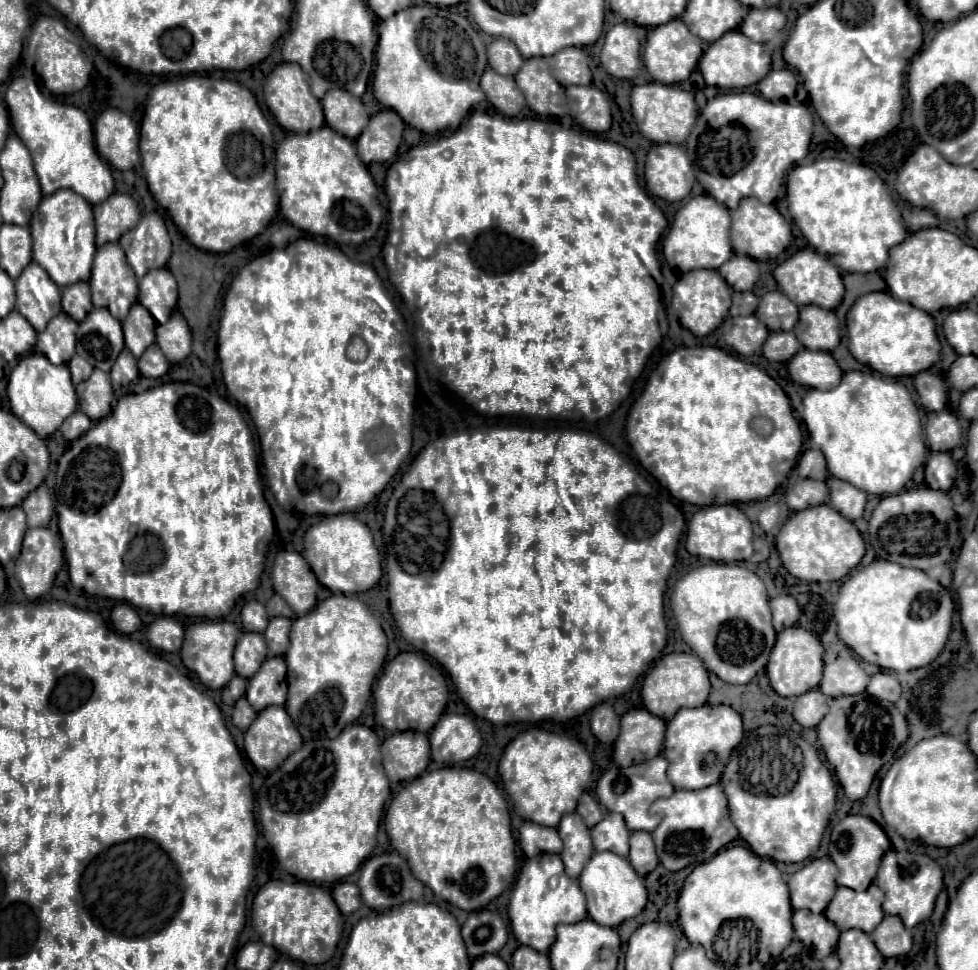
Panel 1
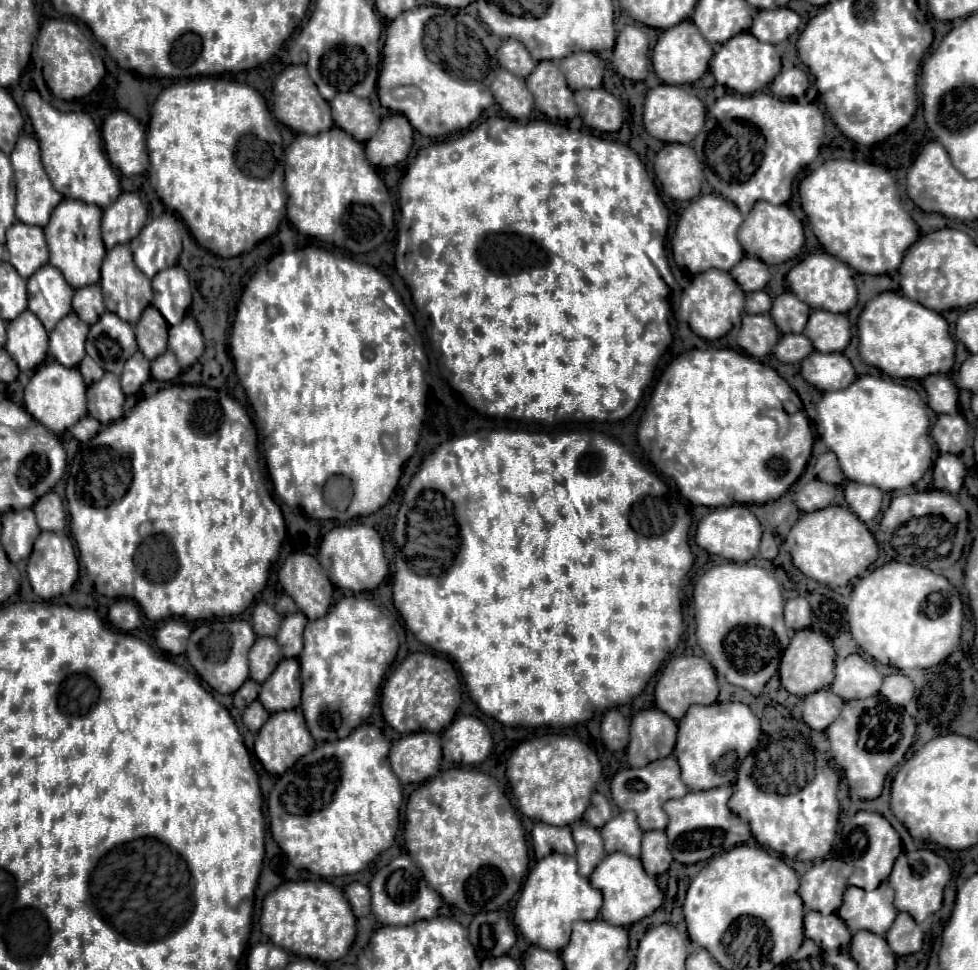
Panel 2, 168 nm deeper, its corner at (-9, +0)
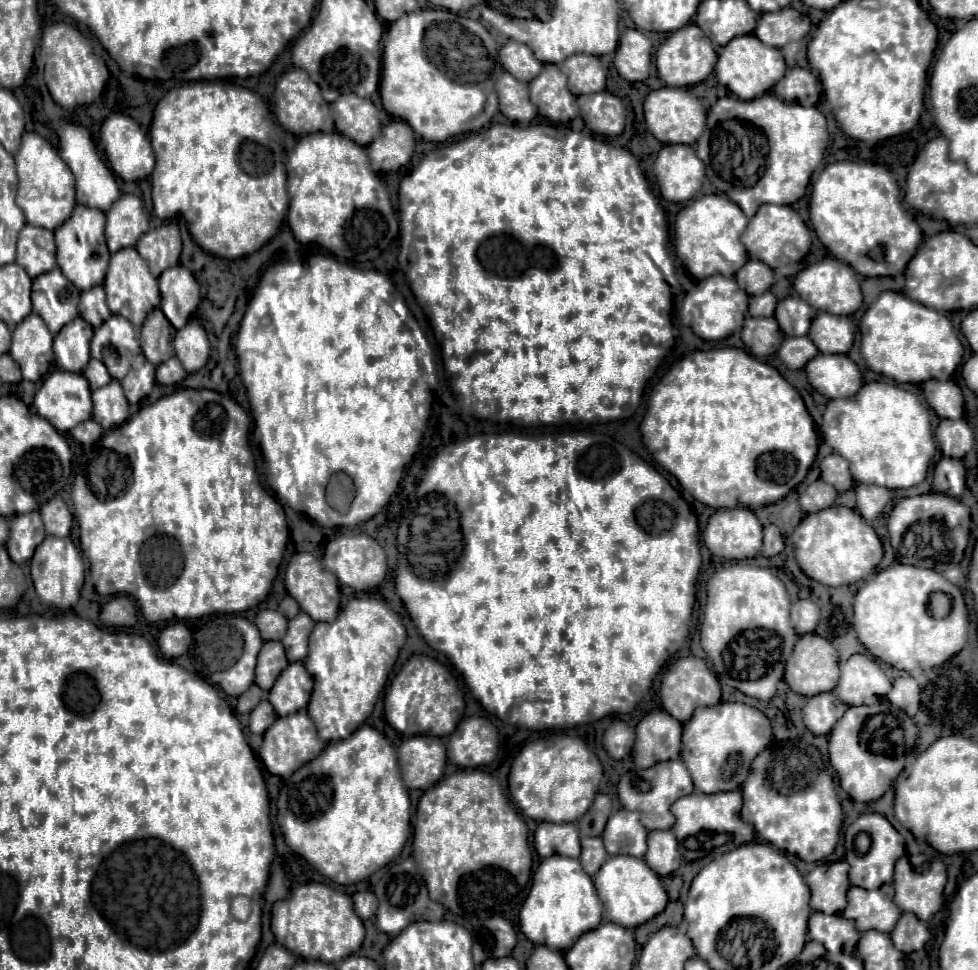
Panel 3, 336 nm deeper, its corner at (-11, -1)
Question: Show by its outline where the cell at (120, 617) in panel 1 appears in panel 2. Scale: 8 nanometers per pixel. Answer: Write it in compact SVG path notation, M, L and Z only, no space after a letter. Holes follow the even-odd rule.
M119 599L109 607L107 619L121 631L133 631L141 625L139 607L133 599Z

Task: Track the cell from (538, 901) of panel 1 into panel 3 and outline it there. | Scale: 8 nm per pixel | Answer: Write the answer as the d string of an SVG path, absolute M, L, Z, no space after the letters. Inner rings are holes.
M549 856L541 860L537 870L533 872L533 882L527 900L519 912L521 932L535 944L543 944L551 950L569 950L575 940L591 930L597 928L603 914L603 902L599 900L591 876L587 876L581 868L577 858L567 856Z

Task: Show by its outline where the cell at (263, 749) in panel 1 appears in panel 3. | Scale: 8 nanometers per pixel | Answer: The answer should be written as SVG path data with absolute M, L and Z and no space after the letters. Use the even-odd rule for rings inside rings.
M299 710L299 712L291 714L291 716L277 718L275 724L271 724L271 728L267 728L267 732L263 736L263 744L261 744L259 756L261 756L265 768L271 774L277 774L281 778L289 778L307 760L313 760L323 750L323 746L325 744L319 740L313 722L307 716L307 710Z

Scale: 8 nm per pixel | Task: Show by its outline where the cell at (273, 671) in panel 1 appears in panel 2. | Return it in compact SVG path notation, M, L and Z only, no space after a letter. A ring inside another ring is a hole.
M283 659L277 671L261 685L259 701L271 713L295 709L301 703L301 679L297 659Z

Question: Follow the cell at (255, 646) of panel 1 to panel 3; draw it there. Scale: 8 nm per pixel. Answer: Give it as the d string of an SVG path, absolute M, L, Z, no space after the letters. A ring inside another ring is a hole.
M265 642L261 652L259 652L259 658L257 658L257 670L255 670L255 684L261 688L261 690L269 690L275 682L275 678L279 676L279 672L287 666L287 658L285 658L285 650L283 650L283 644L281 642Z

